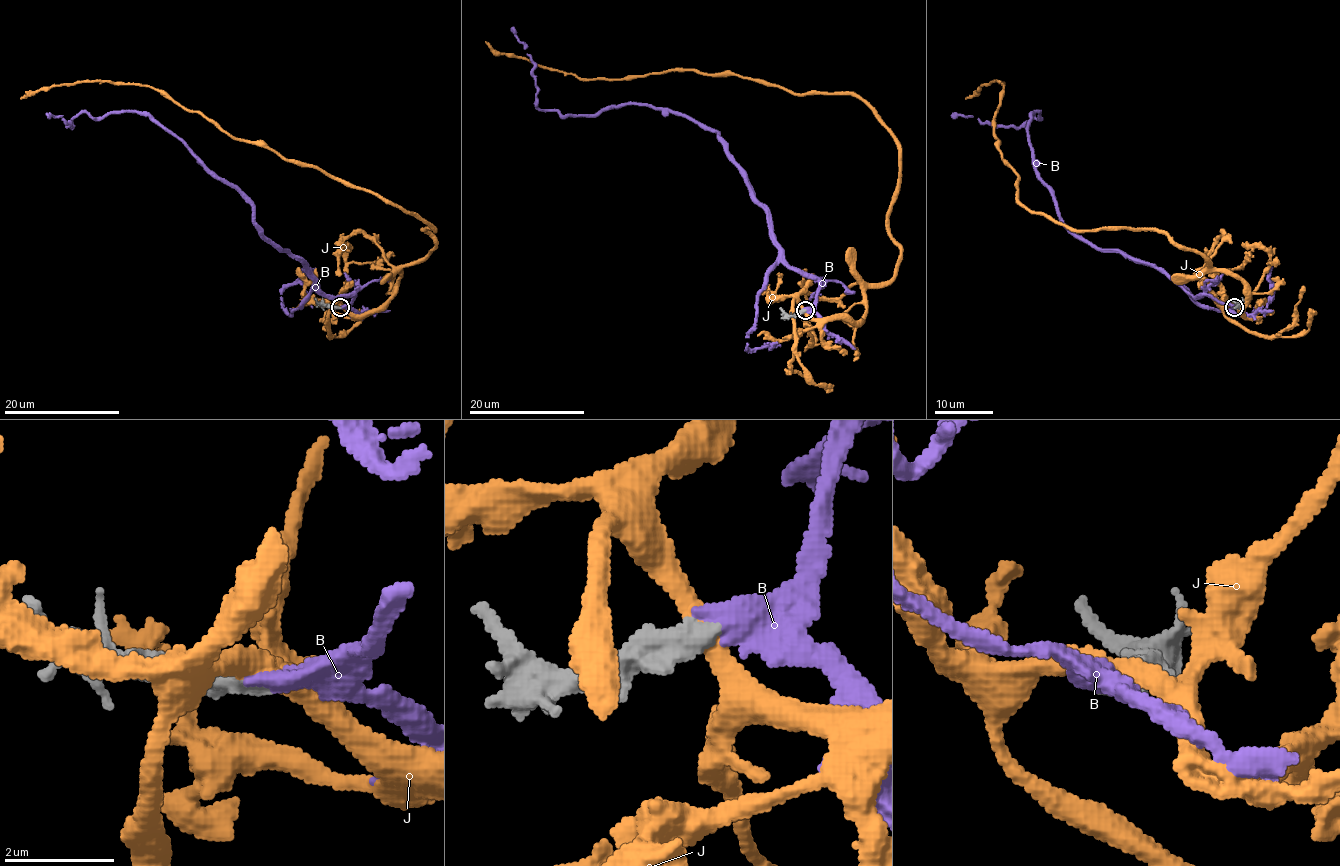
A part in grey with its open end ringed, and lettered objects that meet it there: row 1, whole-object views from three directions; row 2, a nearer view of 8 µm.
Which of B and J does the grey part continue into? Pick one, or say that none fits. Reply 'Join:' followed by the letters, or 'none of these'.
Join: B

